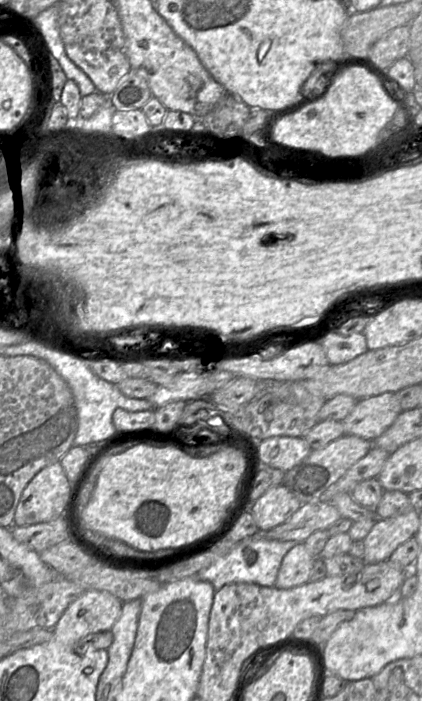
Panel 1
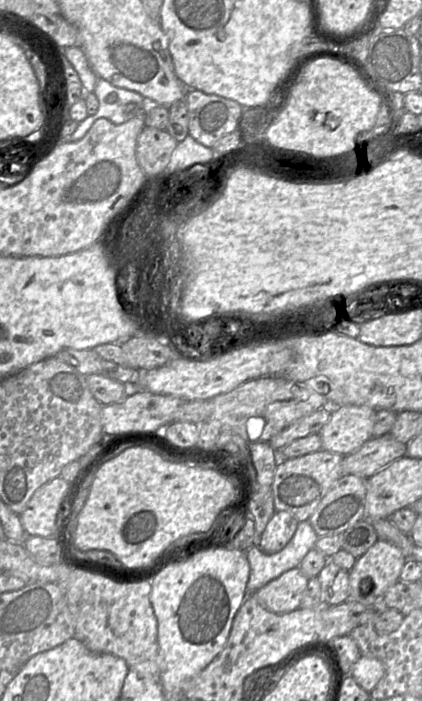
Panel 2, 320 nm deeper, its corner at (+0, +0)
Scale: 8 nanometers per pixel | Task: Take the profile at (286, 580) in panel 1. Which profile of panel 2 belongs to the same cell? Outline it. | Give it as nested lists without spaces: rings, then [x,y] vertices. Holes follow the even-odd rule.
[[[295,567],[269,581],[251,595],[255,596],[262,607],[271,612],[288,613],[300,607],[308,579],[299,567]]]

